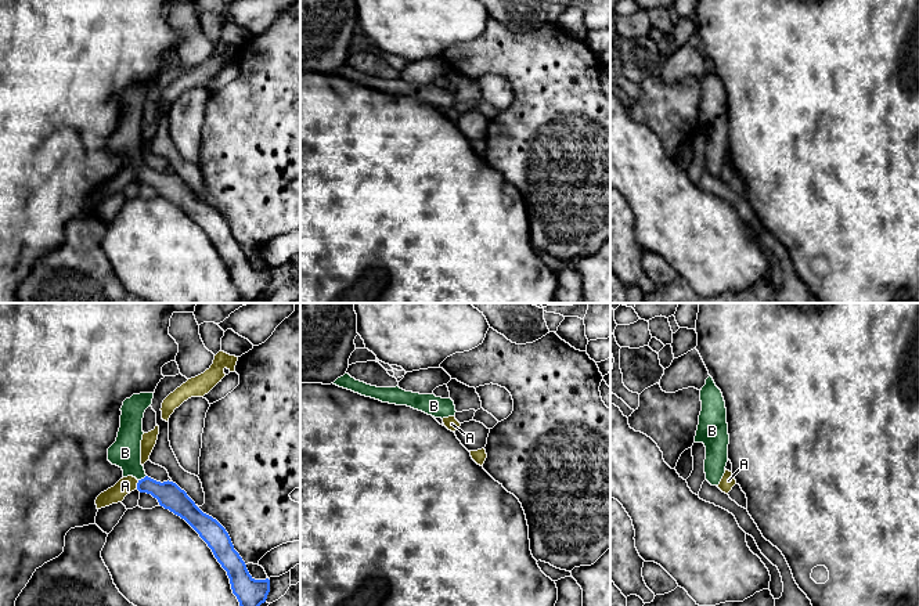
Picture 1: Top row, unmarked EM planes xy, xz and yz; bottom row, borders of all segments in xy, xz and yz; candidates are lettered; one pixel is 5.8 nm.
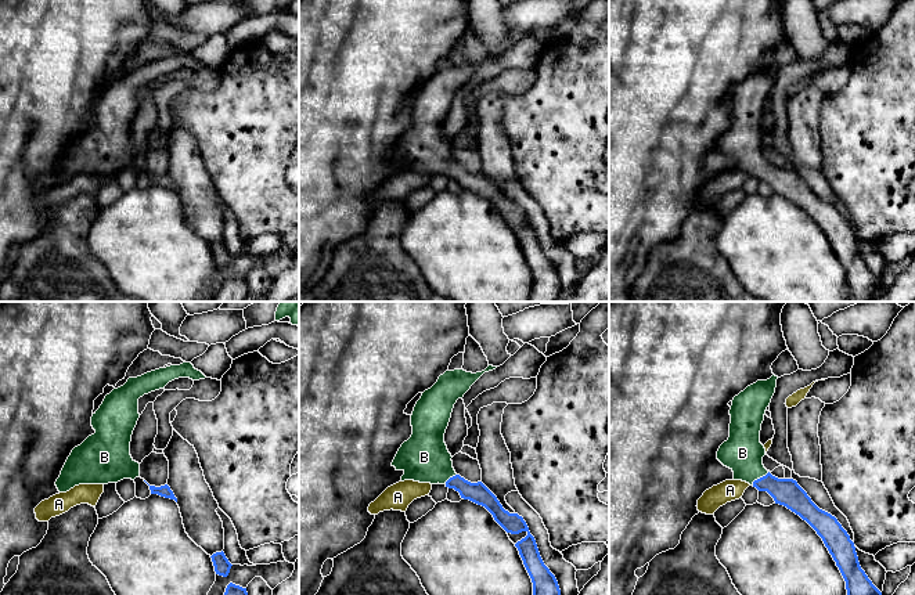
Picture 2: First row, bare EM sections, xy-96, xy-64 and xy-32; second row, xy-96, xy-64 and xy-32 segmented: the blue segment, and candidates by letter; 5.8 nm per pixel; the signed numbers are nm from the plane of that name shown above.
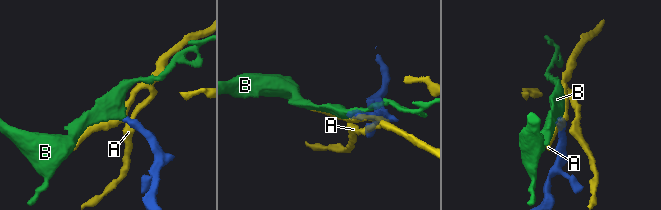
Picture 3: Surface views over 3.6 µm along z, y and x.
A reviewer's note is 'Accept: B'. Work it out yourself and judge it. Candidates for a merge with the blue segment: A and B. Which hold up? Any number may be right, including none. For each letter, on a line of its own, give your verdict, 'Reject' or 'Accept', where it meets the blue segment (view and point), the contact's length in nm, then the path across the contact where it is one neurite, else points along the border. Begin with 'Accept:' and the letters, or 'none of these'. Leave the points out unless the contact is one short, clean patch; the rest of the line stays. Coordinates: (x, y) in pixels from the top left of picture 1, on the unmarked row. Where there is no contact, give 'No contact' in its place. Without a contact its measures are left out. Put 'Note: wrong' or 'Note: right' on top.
Note: right
Accept: B
A: Reject. Touches blue at xy (137, 175). Shared border 60 nm. Boundary: xy (139, 170), (136, 179)
B: Accept. Touches blue at xy (141, 169). Shared border 60 nm. Path across: xy (169, 186), (148, 176), (141, 169), (125, 143)

